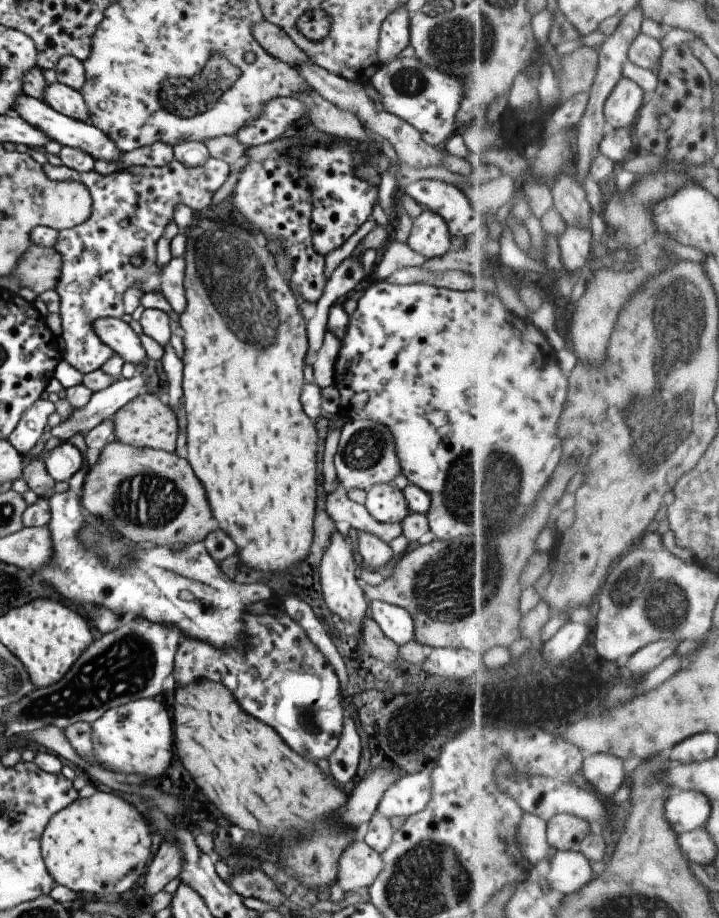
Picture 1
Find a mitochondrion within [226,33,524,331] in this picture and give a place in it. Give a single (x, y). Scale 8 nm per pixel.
(408, 82)

